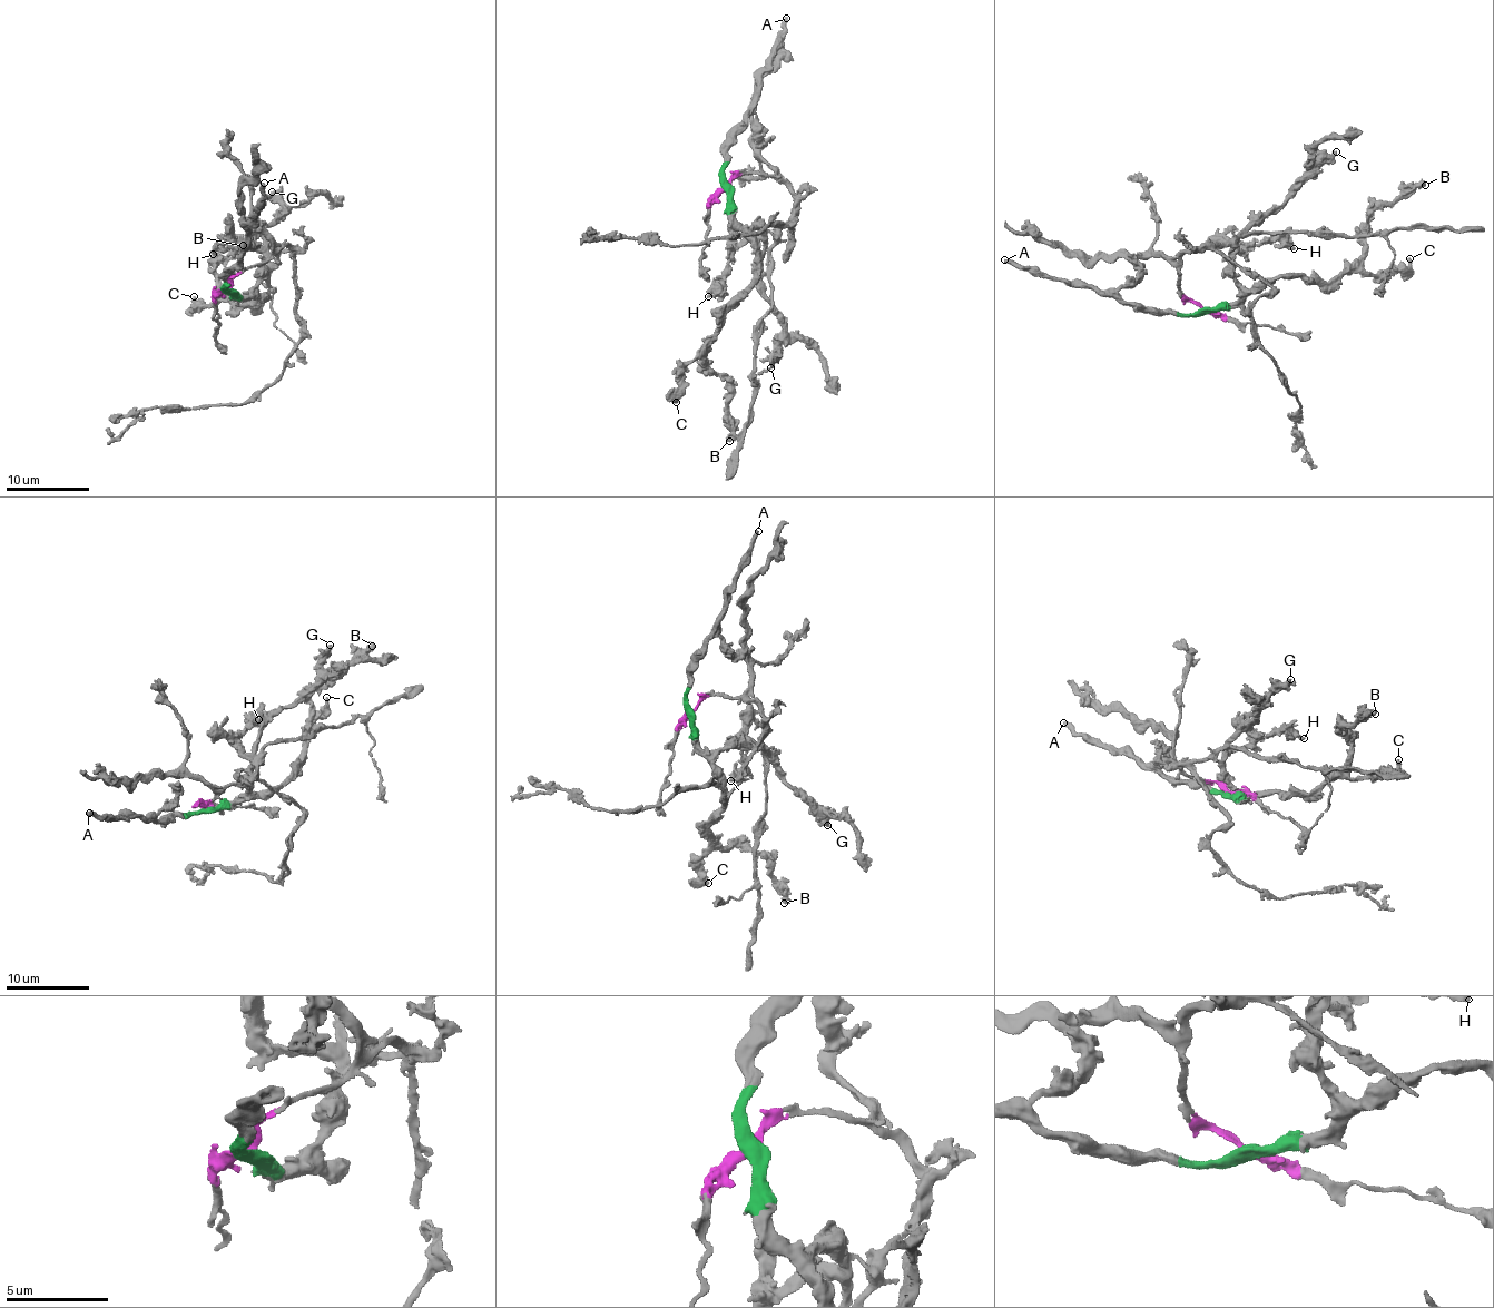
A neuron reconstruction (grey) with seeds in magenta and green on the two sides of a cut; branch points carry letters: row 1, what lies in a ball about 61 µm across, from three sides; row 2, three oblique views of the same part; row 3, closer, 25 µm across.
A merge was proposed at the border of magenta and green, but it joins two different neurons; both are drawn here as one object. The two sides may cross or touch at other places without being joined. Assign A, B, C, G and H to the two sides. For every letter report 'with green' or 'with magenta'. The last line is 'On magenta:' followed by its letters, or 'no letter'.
A: with green
B: with green
C: with green
G: with green
H: with green
On magenta: no letter

